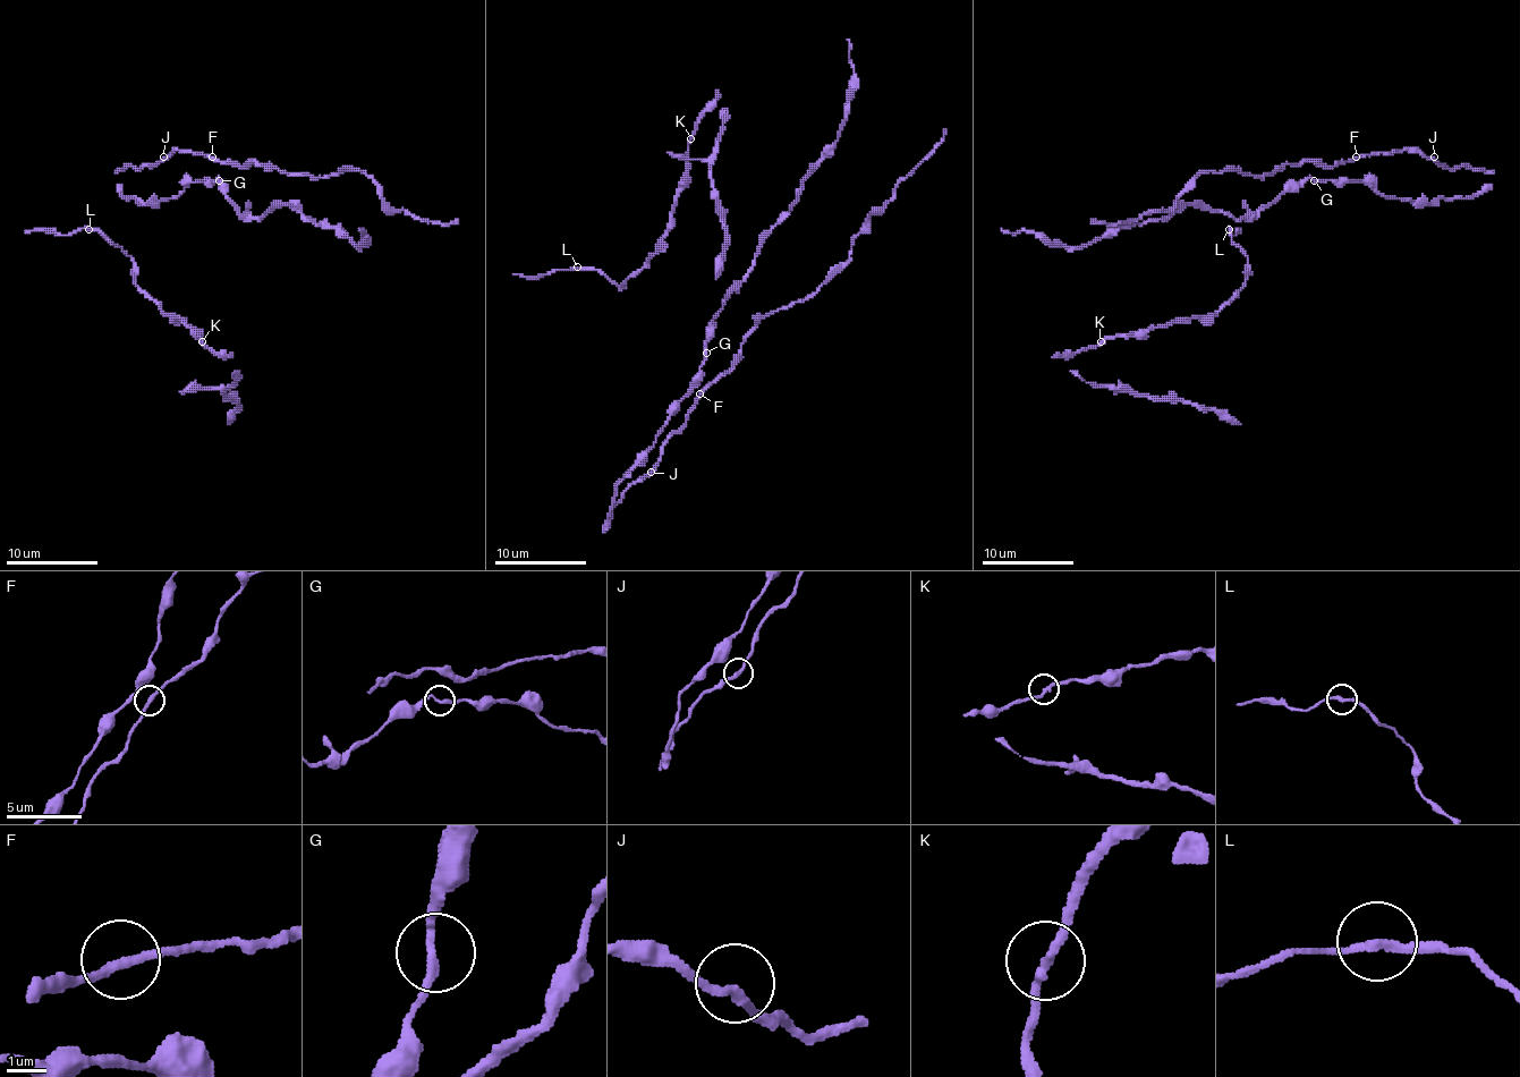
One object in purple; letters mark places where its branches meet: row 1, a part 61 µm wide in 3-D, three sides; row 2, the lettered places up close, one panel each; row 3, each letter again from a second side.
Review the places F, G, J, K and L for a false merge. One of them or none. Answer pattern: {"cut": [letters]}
{"cut": ["L"]}

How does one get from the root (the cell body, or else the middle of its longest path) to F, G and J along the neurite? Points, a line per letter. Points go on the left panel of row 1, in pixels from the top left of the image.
F: (181, 192), (159, 203), (141, 203), (119, 192), (117, 174), (129, 166), (156, 166), (175, 150), (212, 157)
G: (181, 192), (190, 183), (219, 180)
J: (181, 192), (159, 203), (141, 203), (119, 192), (117, 174), (121, 168), (154, 166), (163, 157)

